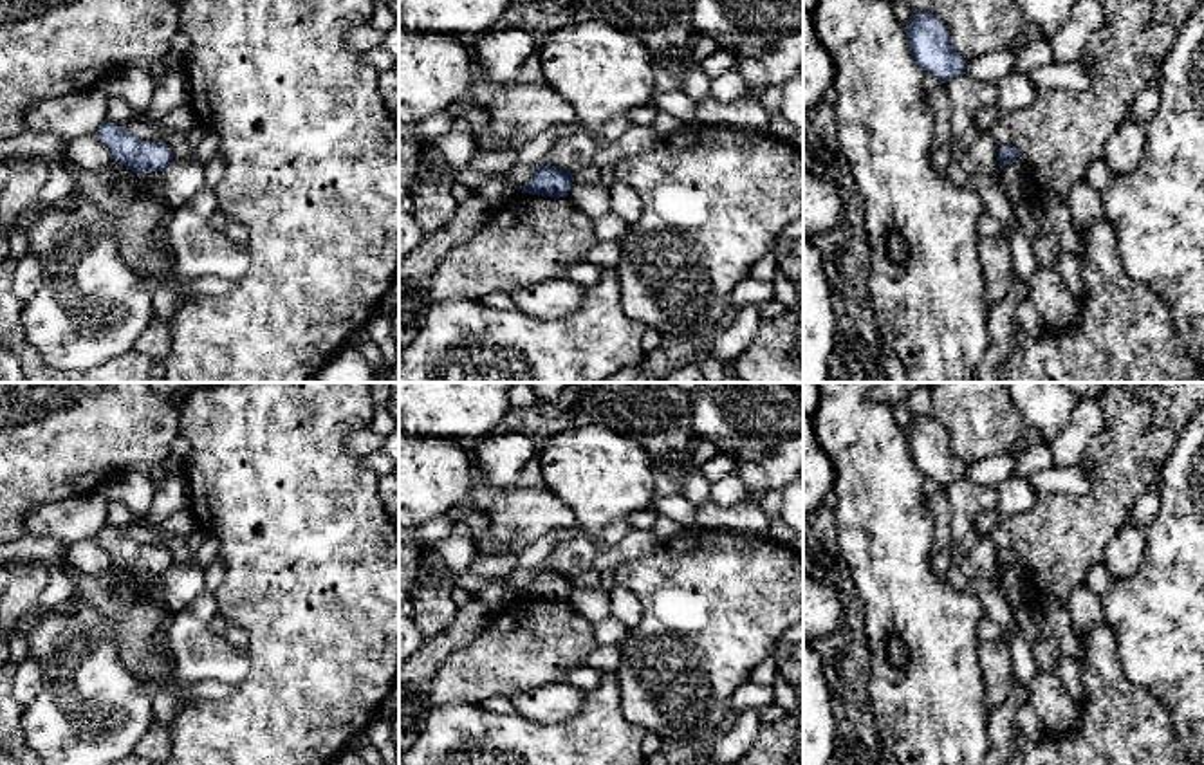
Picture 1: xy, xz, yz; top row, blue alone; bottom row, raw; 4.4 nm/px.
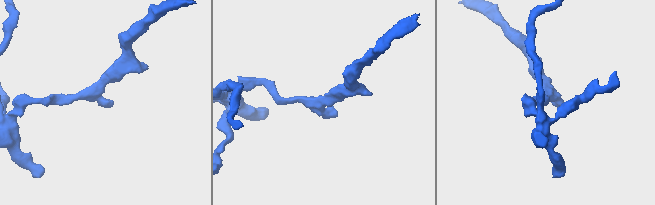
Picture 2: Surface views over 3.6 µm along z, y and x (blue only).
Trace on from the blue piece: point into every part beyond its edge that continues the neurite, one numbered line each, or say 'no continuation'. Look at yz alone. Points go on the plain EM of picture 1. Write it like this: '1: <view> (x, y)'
no continuation

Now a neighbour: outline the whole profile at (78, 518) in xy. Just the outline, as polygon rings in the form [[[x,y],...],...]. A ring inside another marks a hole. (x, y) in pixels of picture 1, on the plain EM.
[[[88,493],[32,509],[25,520],[25,536],[54,538],[74,543],[94,538],[108,523],[108,502]]]

